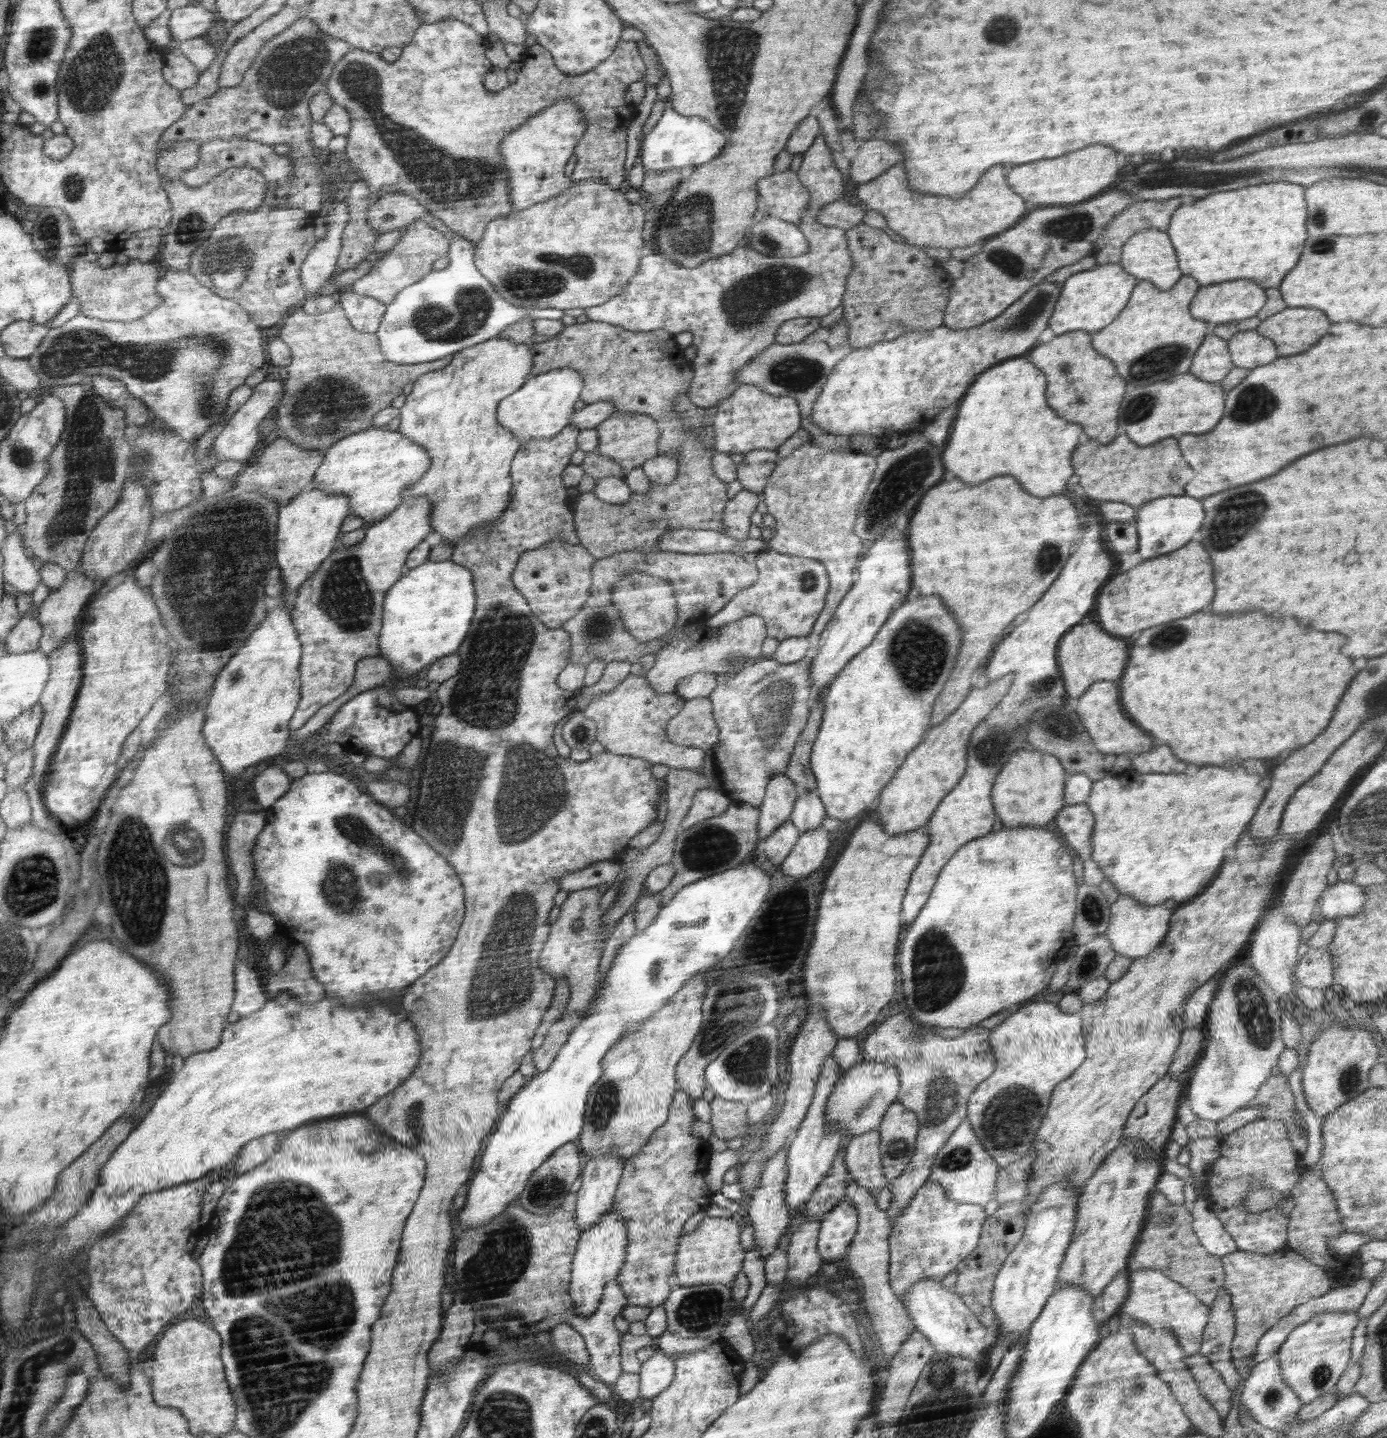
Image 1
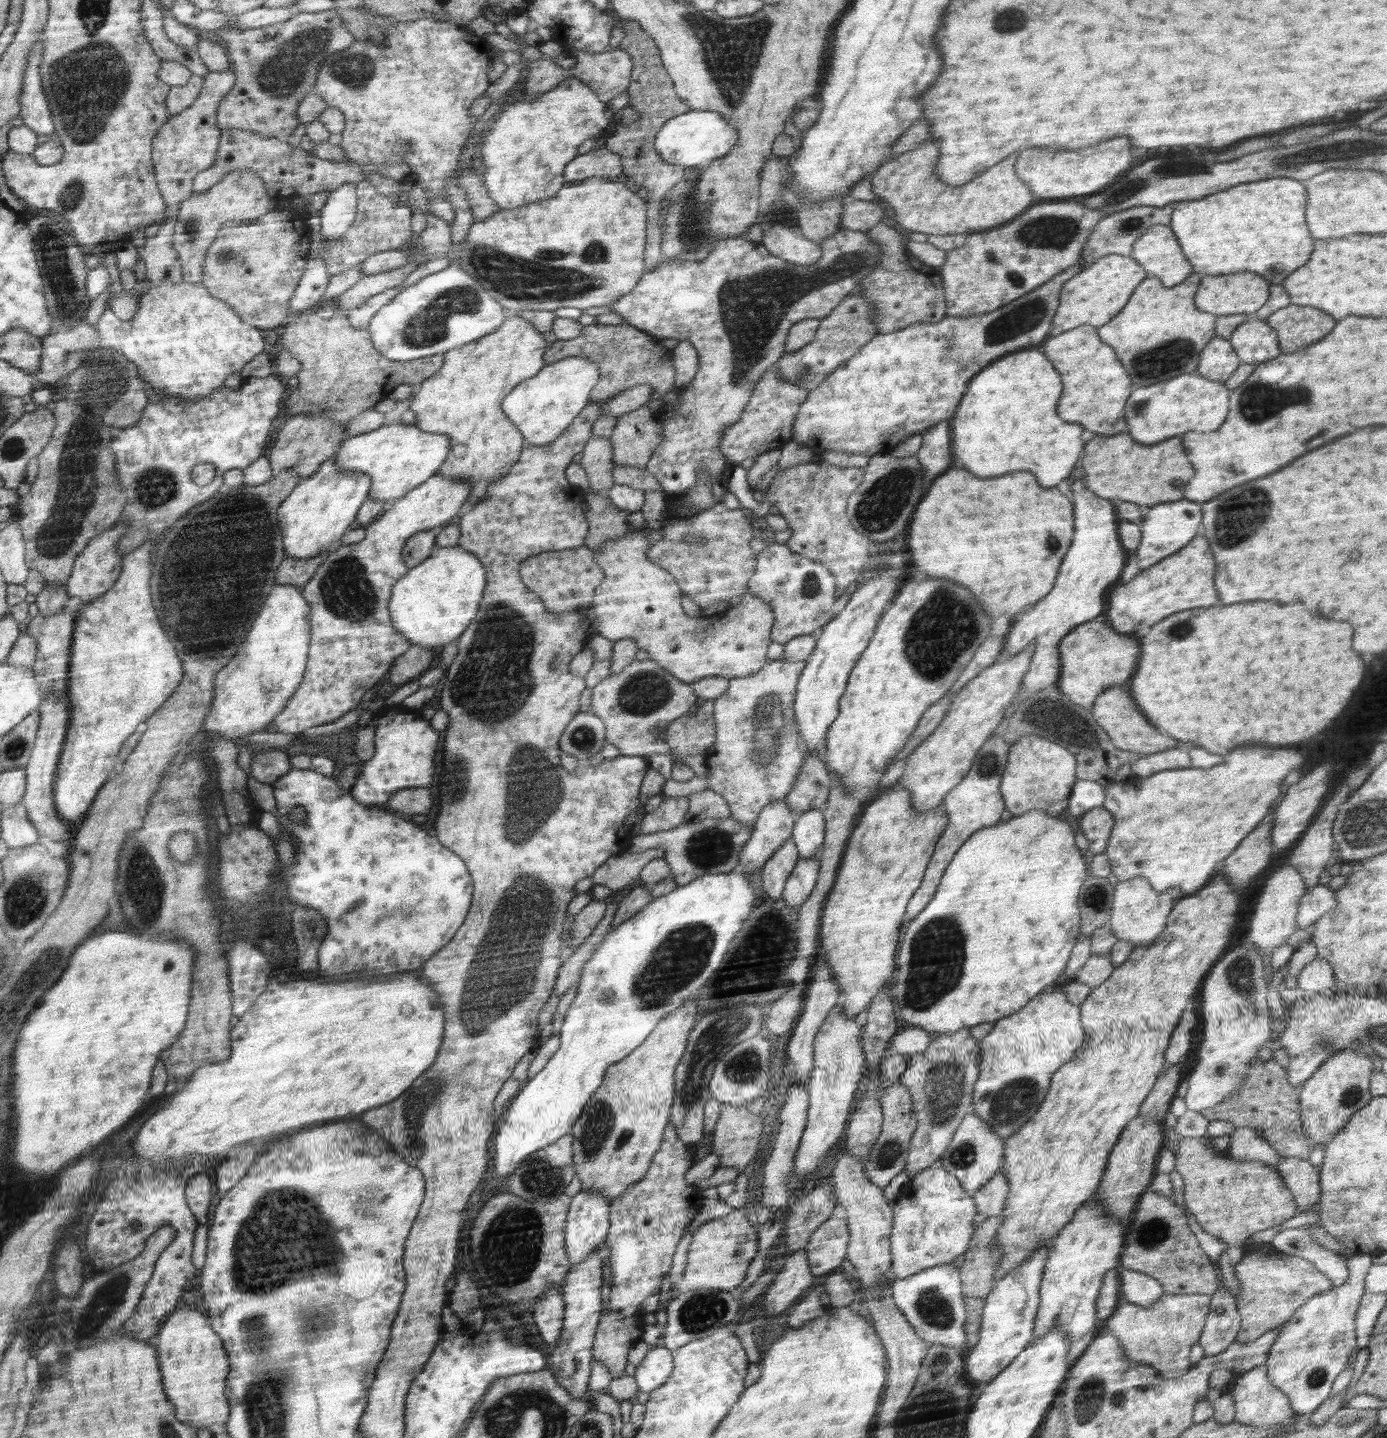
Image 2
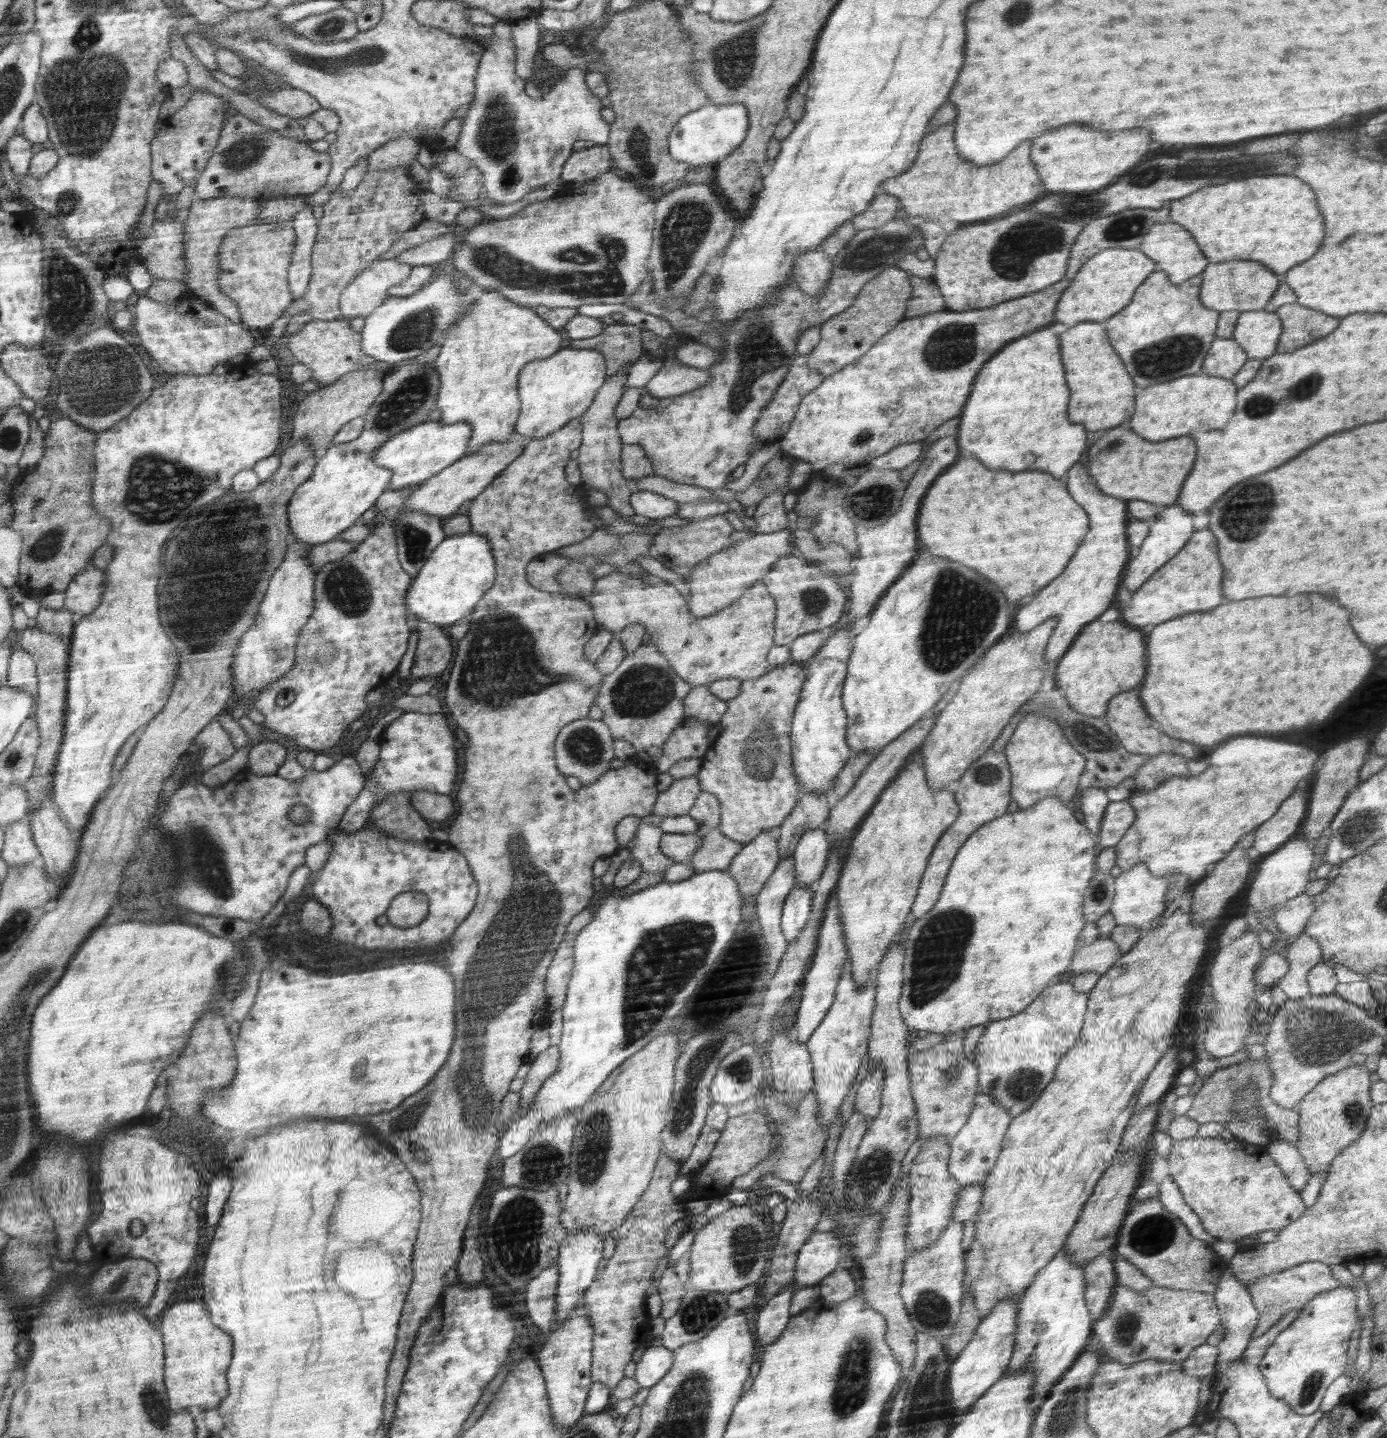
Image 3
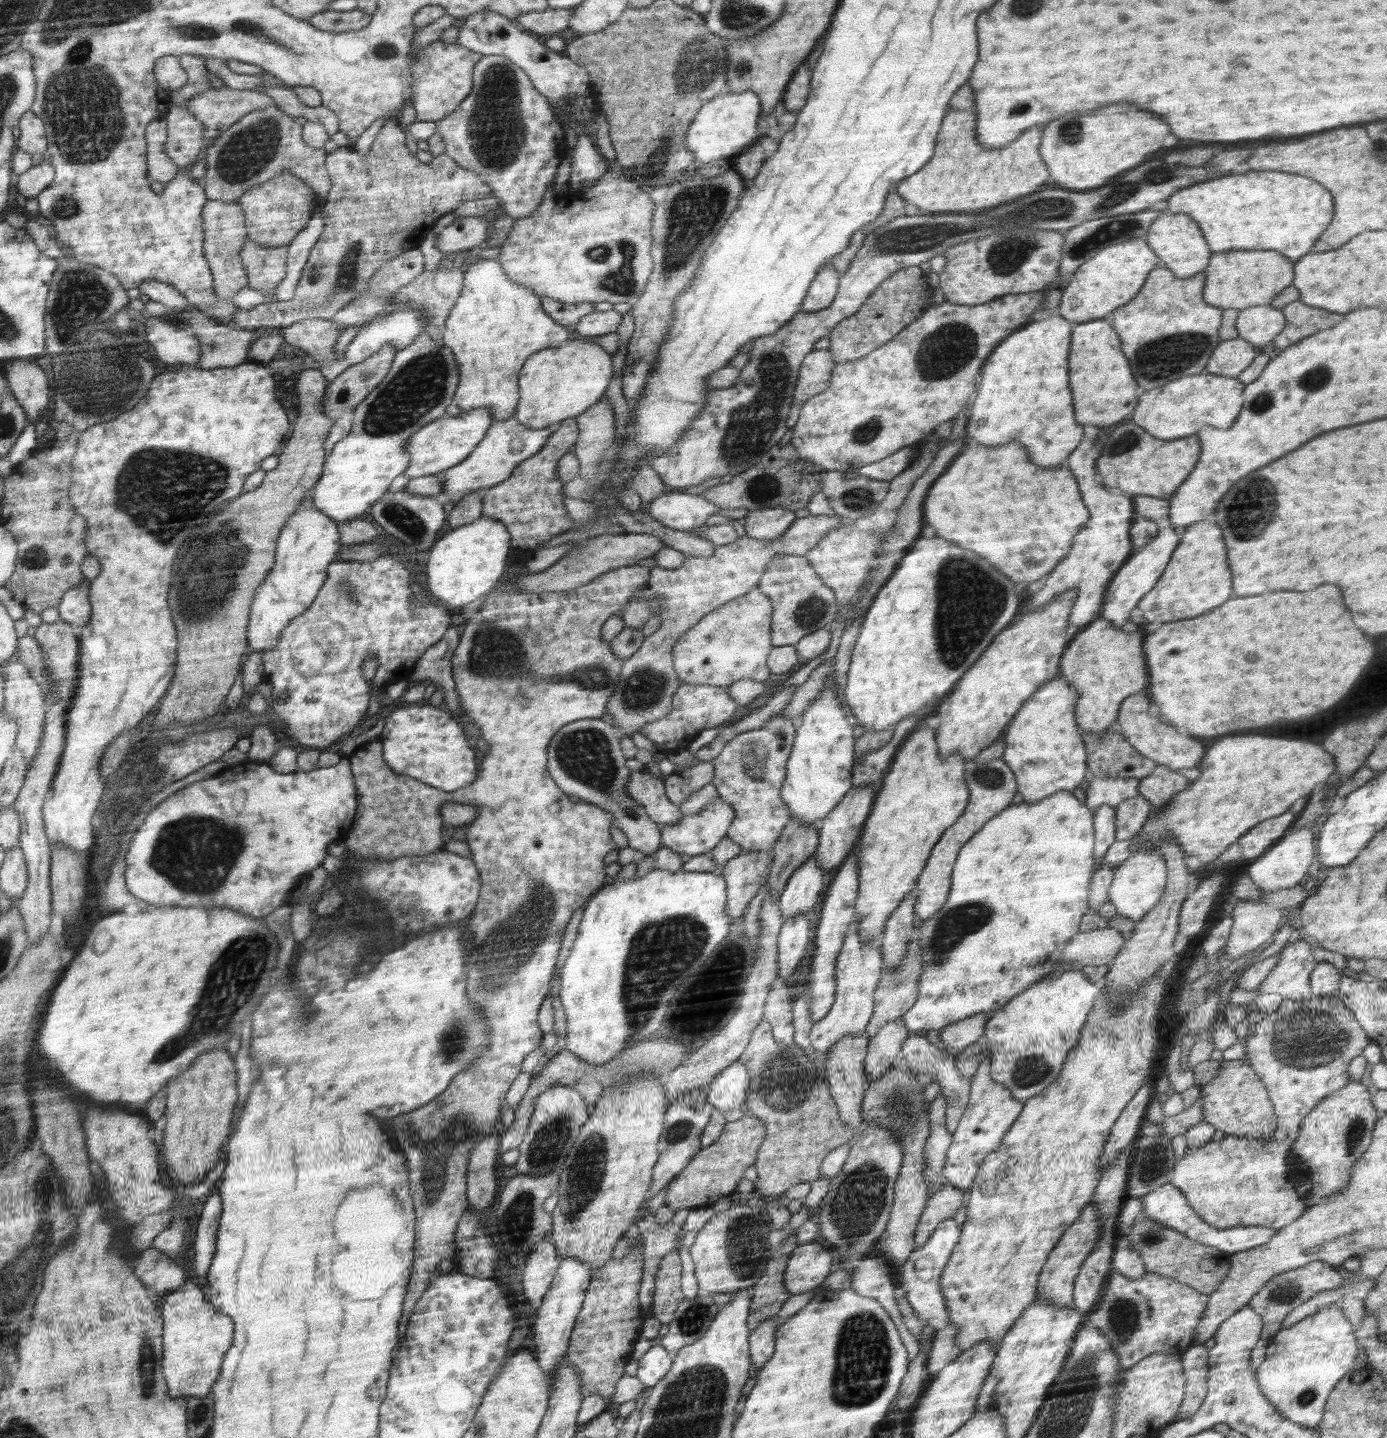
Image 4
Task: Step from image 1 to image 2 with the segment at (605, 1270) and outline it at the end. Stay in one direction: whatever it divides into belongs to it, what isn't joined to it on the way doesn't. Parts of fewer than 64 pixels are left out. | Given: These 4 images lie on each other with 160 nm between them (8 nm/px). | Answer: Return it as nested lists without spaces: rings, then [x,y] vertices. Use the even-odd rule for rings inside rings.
[[[604,1245],[592,1251],[582,1264],[572,1268],[561,1287],[565,1302],[565,1319],[556,1349],[552,1350],[548,1358],[550,1364],[547,1368],[573,1399],[589,1398],[588,1386],[590,1386],[591,1362],[594,1359],[595,1334],[603,1312],[600,1295],[603,1280],[602,1261],[608,1255],[609,1250]]]

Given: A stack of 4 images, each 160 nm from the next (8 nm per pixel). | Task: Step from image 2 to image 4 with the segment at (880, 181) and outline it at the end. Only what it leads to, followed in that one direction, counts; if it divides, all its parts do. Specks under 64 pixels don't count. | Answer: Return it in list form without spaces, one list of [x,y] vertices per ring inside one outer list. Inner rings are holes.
[[[975,108],[969,110],[958,110],[950,112],[944,118],[944,128],[940,128],[940,140],[936,140],[935,152],[932,158],[922,170],[916,172],[908,179],[904,179],[894,186],[894,191],[903,197],[910,204],[914,204],[920,210],[931,213],[950,212],[982,212],[986,208],[998,206],[1010,202],[1020,196],[1028,196],[1040,190],[1044,182],[1049,182],[1049,172],[1047,164],[1041,159],[1039,146],[1043,135],[1044,126],[1030,127],[1018,137],[1018,140],[1011,142],[1008,146],[988,150],[975,140],[975,126],[978,116]]]

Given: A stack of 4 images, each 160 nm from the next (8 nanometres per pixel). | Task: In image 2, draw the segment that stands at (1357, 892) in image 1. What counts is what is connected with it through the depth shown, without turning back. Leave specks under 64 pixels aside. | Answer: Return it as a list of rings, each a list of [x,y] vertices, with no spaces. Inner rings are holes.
[[[1318,885],[1314,888],[1306,889],[1306,893],[1301,896],[1296,924],[1298,929],[1312,927],[1315,922],[1322,918],[1323,914],[1334,910],[1337,907],[1335,890],[1328,885]]]

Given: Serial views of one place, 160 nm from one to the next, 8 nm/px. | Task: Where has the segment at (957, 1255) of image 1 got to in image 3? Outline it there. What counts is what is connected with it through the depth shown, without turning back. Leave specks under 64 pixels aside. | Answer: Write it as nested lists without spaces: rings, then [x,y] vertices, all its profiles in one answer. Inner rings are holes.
[[[937,1134],[926,1138],[913,1160],[908,1176],[911,1185],[911,1200],[908,1206],[907,1239],[914,1252],[924,1251],[944,1233],[944,1228],[953,1223],[952,1210],[961,1192],[961,1185],[950,1173],[950,1138]]]

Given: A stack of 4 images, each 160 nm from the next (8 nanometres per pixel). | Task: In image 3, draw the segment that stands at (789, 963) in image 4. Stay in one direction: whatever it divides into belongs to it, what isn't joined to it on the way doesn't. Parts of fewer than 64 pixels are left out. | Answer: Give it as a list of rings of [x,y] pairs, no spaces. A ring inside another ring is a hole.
[[[795,884],[783,902],[781,929],[788,943],[793,941],[804,928],[811,913],[812,898],[812,888]]]

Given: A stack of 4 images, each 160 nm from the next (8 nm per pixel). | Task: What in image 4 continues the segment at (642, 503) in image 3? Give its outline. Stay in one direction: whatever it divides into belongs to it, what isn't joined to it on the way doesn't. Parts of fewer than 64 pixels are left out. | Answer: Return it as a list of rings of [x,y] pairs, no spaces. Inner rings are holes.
[[[674,491],[655,498],[649,504],[649,514],[663,526],[688,532],[706,526],[706,519],[713,514],[733,516],[737,513],[733,509],[712,504],[699,494]]]

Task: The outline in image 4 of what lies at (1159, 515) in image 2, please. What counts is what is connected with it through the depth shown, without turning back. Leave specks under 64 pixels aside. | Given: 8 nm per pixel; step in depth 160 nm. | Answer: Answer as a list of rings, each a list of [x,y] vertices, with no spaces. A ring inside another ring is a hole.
[[[1166,526],[1157,532],[1156,538],[1145,544],[1138,552],[1135,552],[1129,559],[1116,571],[1111,583],[1107,588],[1100,617],[1110,622],[1116,628],[1124,628],[1124,624],[1130,619],[1131,610],[1137,606],[1140,599],[1154,588],[1160,575],[1164,572],[1166,565],[1170,562],[1172,553],[1176,550],[1180,542],[1180,534],[1176,532],[1174,526]]]

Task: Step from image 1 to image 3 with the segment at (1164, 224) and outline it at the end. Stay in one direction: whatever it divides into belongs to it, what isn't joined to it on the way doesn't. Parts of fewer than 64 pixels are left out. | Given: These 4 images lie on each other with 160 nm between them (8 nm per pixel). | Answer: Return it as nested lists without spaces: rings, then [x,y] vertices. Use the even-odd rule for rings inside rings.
[[[1166,202],[1162,208],[1154,210],[1153,208],[1133,208],[1122,210],[1110,216],[1100,217],[1090,221],[1080,234],[1076,237],[1076,243],[1070,250],[1070,259],[1068,259],[1068,268],[1065,277],[1072,279],[1080,271],[1082,266],[1086,265],[1092,256],[1106,249],[1136,249],[1141,243],[1144,235],[1155,224],[1169,221],[1169,210]]]

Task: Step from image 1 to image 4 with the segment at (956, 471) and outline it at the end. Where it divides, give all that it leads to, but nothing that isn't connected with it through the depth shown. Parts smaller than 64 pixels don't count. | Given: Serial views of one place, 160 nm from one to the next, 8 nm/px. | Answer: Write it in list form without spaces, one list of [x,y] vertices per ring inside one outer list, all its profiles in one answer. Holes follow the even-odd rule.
[[[1060,316],[1041,322],[1032,321],[1005,337],[990,353],[981,369],[980,387],[972,399],[972,415],[965,427],[970,444],[1000,446],[1020,442],[1028,450],[1030,462],[1044,468],[1060,466],[1076,450],[1083,439],[1083,425],[1074,420],[1072,396],[1068,388],[1068,357],[1073,328],[1072,323]]]

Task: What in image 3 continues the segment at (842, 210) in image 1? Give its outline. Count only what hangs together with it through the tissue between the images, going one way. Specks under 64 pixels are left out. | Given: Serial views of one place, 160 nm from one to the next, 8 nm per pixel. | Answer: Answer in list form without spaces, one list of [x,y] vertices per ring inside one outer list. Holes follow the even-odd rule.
[[[880,192],[868,204],[867,210],[856,215],[851,221],[852,224],[856,224],[856,228],[860,228],[860,231],[870,228],[880,228],[888,221],[893,220],[893,216],[900,207],[900,201],[896,196]]]

